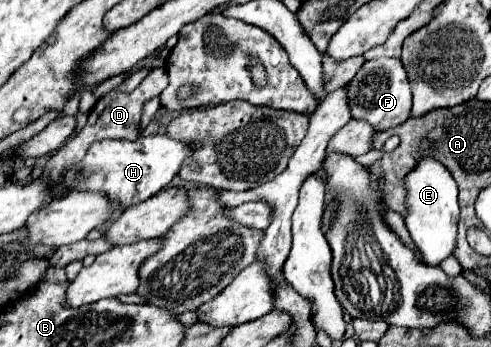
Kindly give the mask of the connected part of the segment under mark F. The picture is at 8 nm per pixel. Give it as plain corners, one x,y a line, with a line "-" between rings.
378,58
364,62
362,70
352,78
348,88
352,118
368,120
378,132
394,128
408,120
410,108
412,108
412,88
408,74
402,66
402,60
398,58

